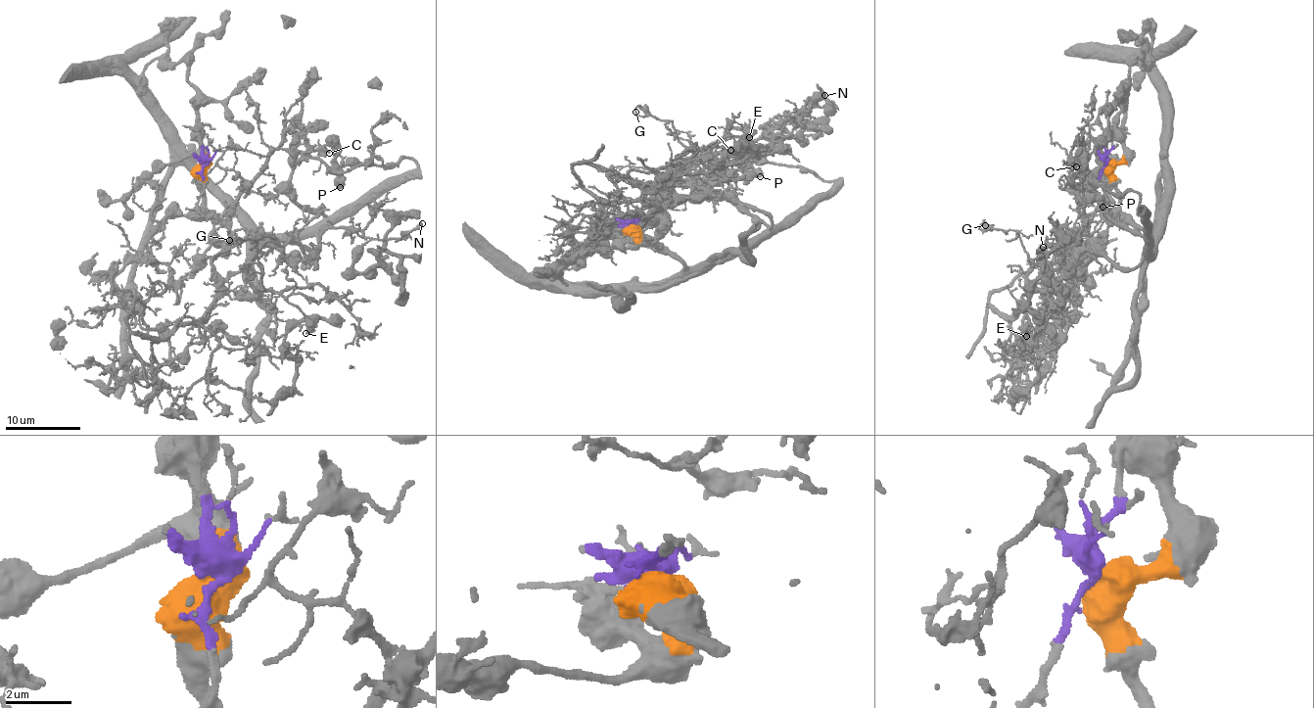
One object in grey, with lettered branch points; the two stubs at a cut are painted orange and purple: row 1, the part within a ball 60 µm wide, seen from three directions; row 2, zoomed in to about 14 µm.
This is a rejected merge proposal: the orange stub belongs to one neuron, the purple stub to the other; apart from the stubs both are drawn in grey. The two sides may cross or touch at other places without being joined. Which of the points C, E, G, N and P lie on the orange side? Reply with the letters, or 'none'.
P

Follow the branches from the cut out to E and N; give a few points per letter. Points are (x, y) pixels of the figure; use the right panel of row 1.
E: (1106, 164), (1082, 212), (1086, 221), (1053, 273), (1044, 262), (1031, 264), (1026, 337)
N: (1106, 164), (1082, 232), (1052, 271), (1039, 258), (1060, 248), (1065, 268), (1060, 240), (1044, 246)

